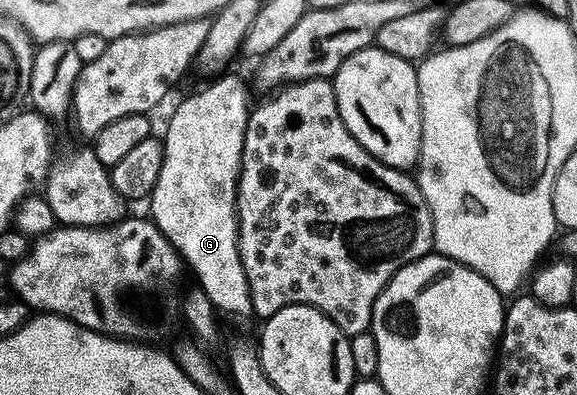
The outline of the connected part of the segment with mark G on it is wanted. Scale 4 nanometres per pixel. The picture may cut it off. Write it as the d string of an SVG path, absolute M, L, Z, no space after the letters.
M219 91L205 97L203 101L183 106L184 110L177 115L176 122L172 125L172 133L170 132L170 159L166 163L166 171L156 192L151 194L150 202L152 201L152 209L160 220L159 228L167 234L169 243L185 261L187 268L192 269L197 277L197 284L203 289L215 310L247 318L251 316L252 311L238 251L240 235L234 224L232 201L233 178L238 173L240 144L244 138L246 121L242 116L241 98L235 92L230 92Z

